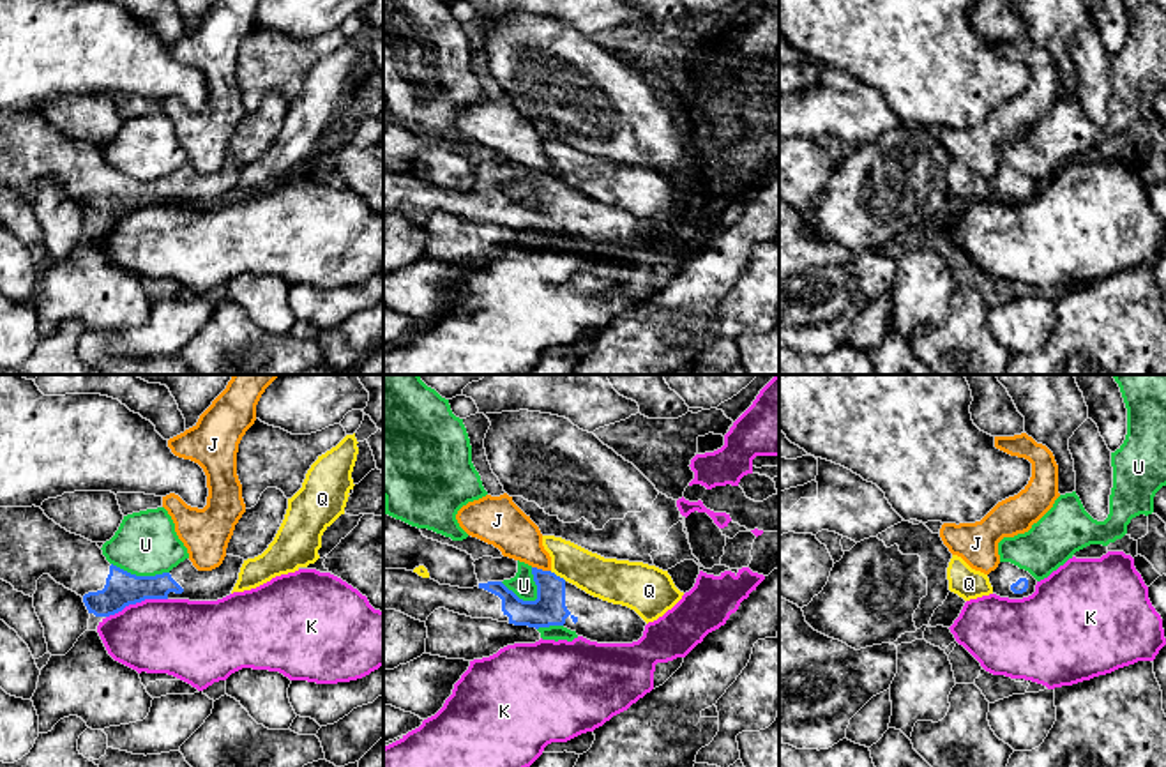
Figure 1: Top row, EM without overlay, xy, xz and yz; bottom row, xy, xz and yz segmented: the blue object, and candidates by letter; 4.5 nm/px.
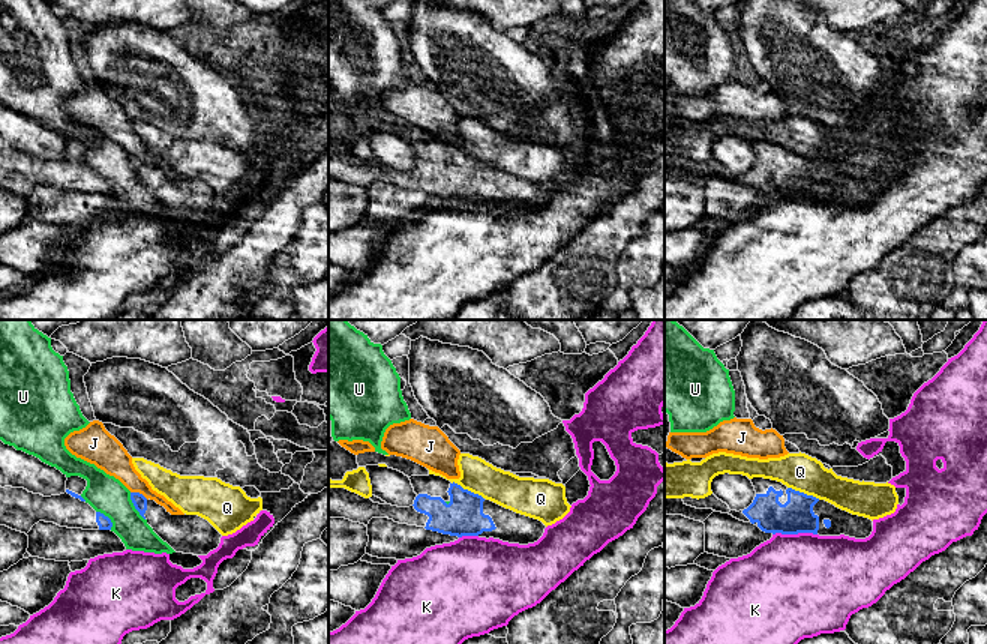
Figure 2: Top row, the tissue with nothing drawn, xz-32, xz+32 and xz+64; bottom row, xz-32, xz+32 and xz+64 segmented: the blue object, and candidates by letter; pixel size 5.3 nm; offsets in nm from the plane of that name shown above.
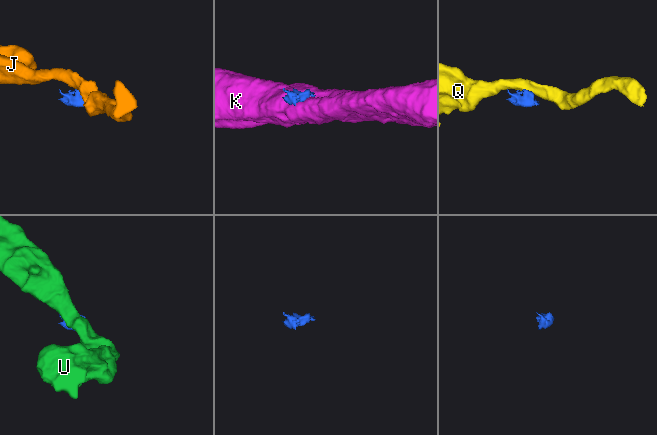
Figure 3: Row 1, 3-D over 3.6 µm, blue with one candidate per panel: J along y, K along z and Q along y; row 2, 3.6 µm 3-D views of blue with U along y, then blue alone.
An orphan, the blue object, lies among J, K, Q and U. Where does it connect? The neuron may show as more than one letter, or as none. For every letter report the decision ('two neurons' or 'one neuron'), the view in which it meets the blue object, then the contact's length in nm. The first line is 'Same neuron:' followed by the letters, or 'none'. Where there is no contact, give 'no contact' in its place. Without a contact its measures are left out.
Same neuron: none
J: two neurons; meets blue in xz; contact 90 nm long
K: two neurons; meets blue in xy; contact 300 nm long
Q: two neurons; meets blue in xz; contact 90 nm long
U: two neurons; meets blue in xz; contact 190 nm long

